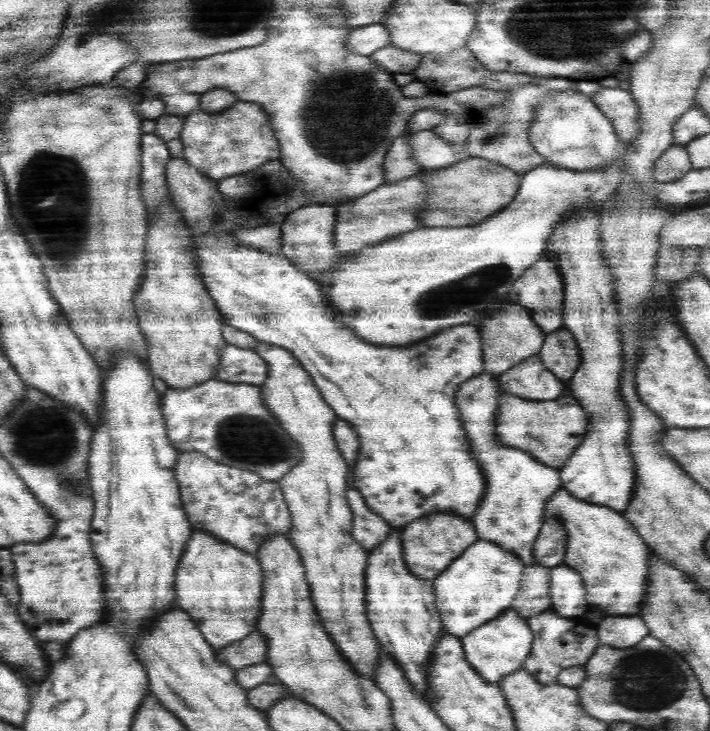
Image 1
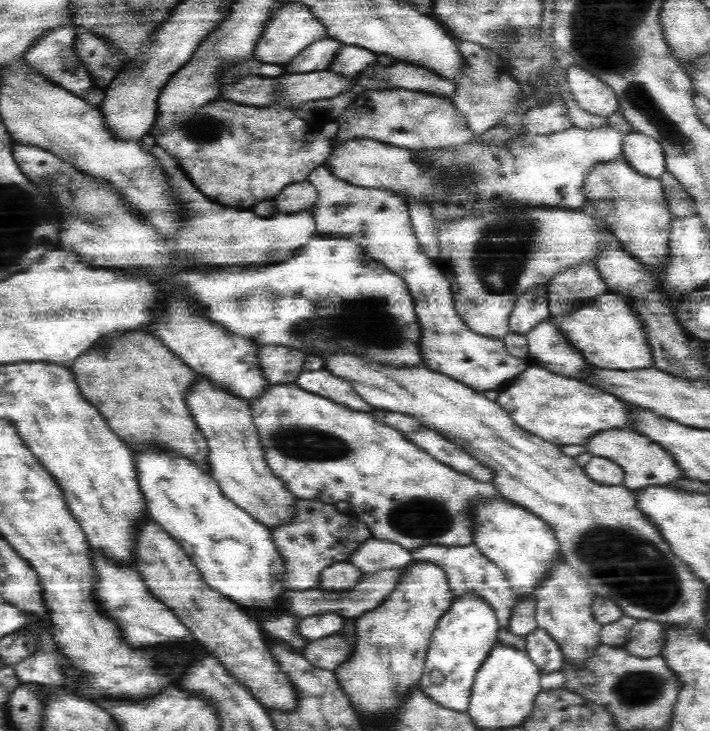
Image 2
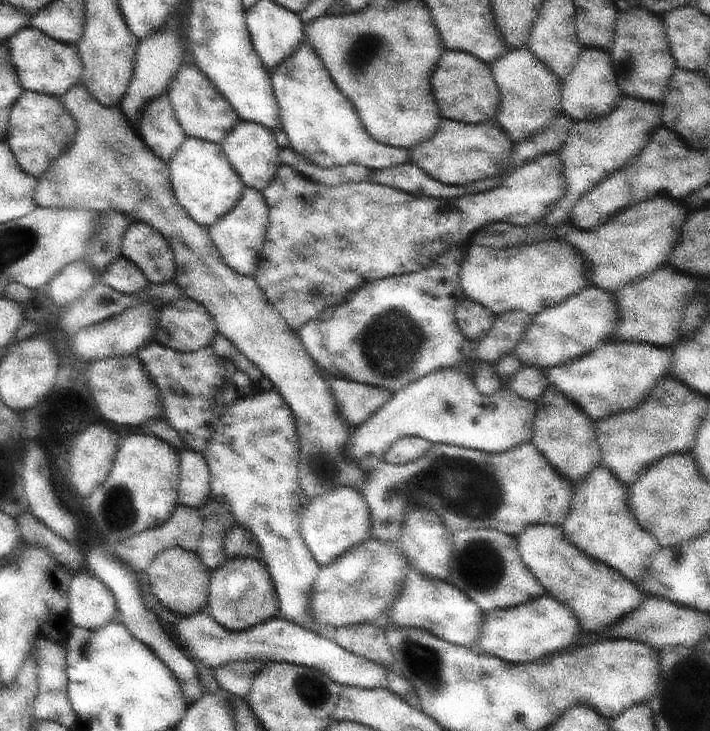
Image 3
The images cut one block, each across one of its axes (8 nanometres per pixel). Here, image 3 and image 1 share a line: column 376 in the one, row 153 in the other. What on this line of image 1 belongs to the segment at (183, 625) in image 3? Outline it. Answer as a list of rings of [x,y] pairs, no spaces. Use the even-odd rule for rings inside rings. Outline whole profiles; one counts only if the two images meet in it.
[[[674,144],[658,157],[653,177],[659,184],[680,180],[693,166],[684,145]]]

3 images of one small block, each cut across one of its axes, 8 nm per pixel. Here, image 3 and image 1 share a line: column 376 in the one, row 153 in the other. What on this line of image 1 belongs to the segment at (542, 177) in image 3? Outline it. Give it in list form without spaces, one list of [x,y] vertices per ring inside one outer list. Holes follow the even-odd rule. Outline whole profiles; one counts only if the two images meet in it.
[[[236,102],[226,109],[226,114],[212,114],[202,110],[196,104],[194,112],[183,116],[182,132],[179,133],[183,144],[183,159],[198,172],[219,181],[238,176],[242,172],[252,172],[274,160],[281,160],[278,132],[274,132],[274,126],[270,126],[269,113],[264,105]]]

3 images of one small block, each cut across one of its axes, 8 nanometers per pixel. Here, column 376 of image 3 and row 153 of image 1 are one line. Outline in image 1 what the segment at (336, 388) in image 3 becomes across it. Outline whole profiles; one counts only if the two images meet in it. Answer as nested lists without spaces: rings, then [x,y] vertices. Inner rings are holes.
[[[410,133],[398,136],[392,142],[392,146],[388,149],[383,168],[385,171],[385,182],[392,184],[399,180],[418,176],[421,168],[411,155],[409,147]]]

